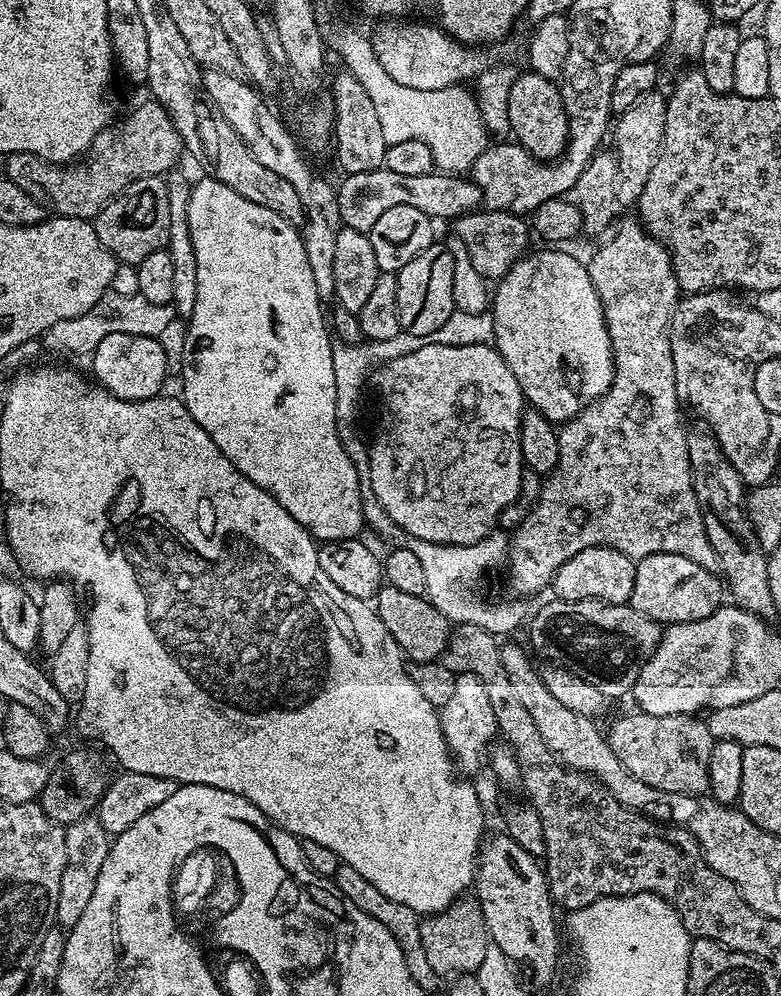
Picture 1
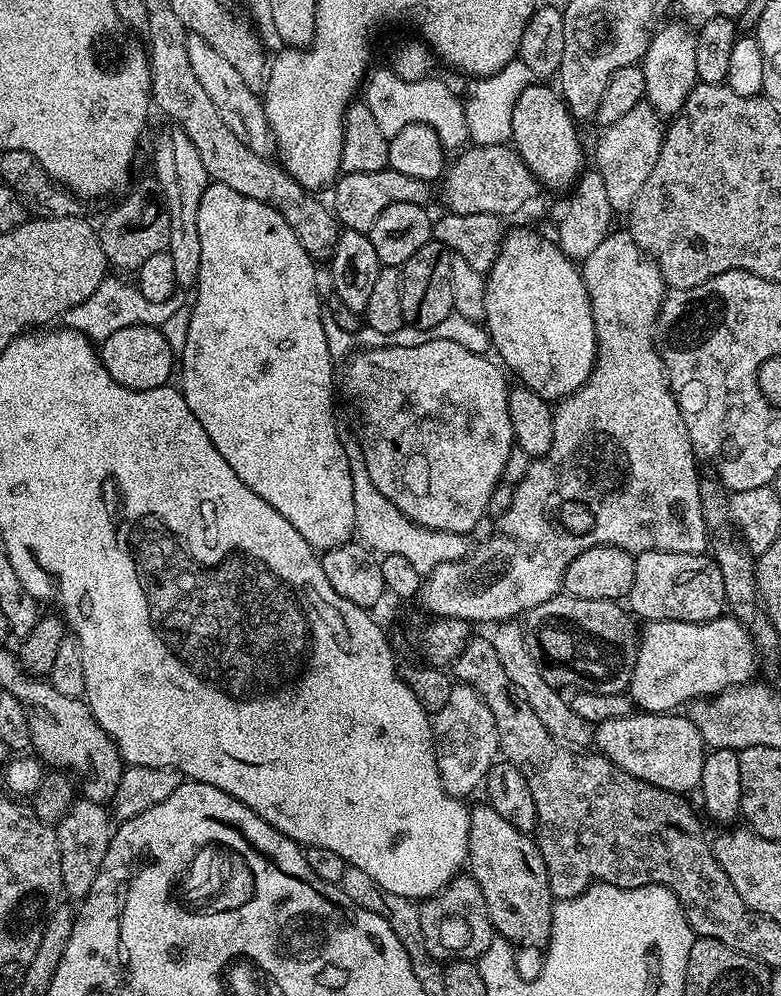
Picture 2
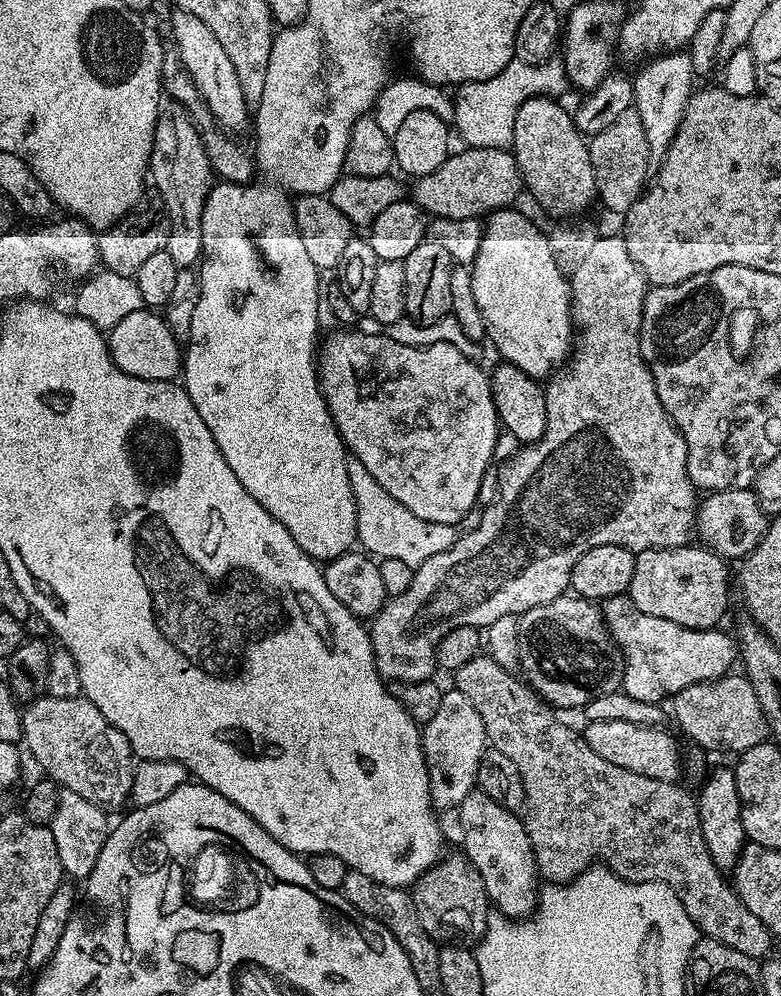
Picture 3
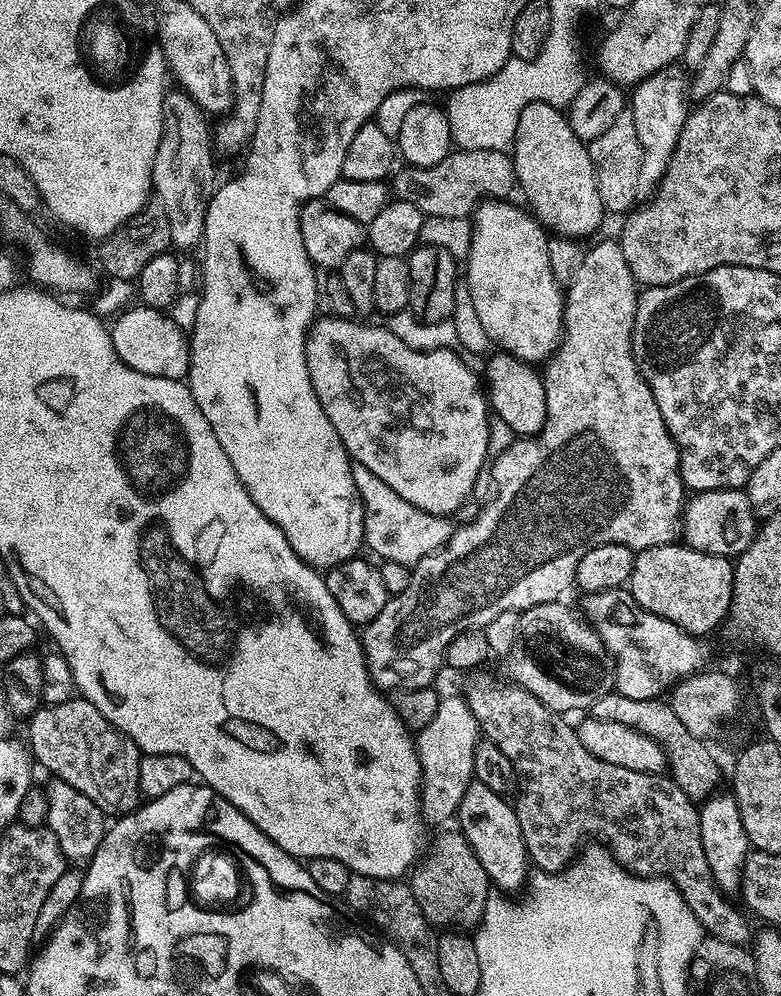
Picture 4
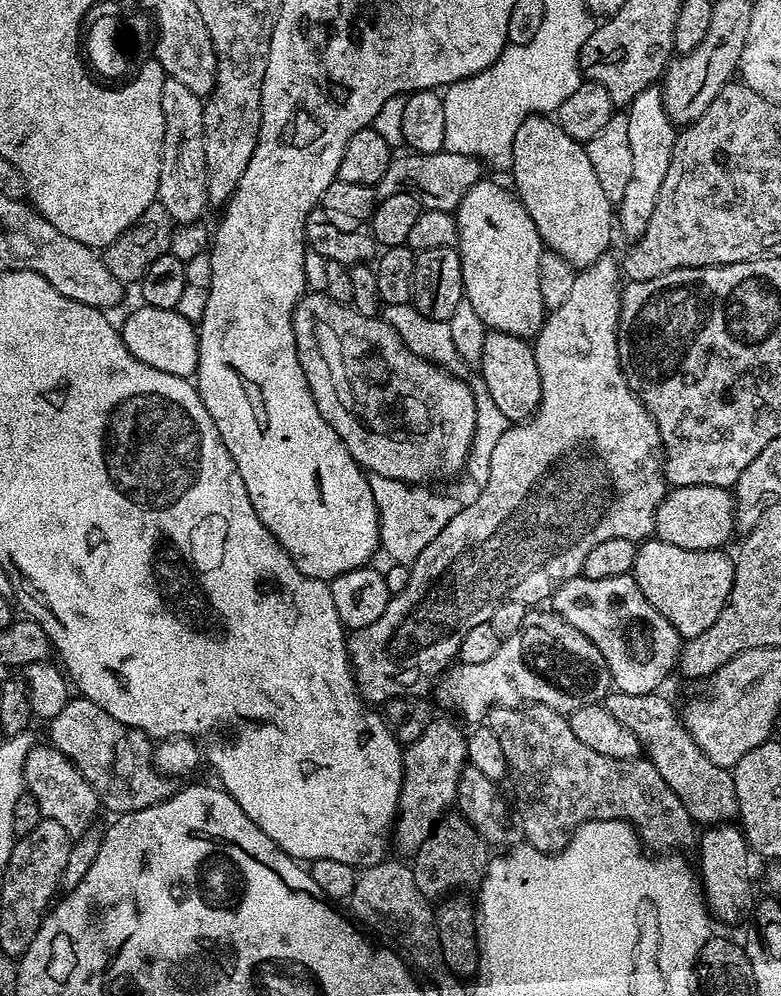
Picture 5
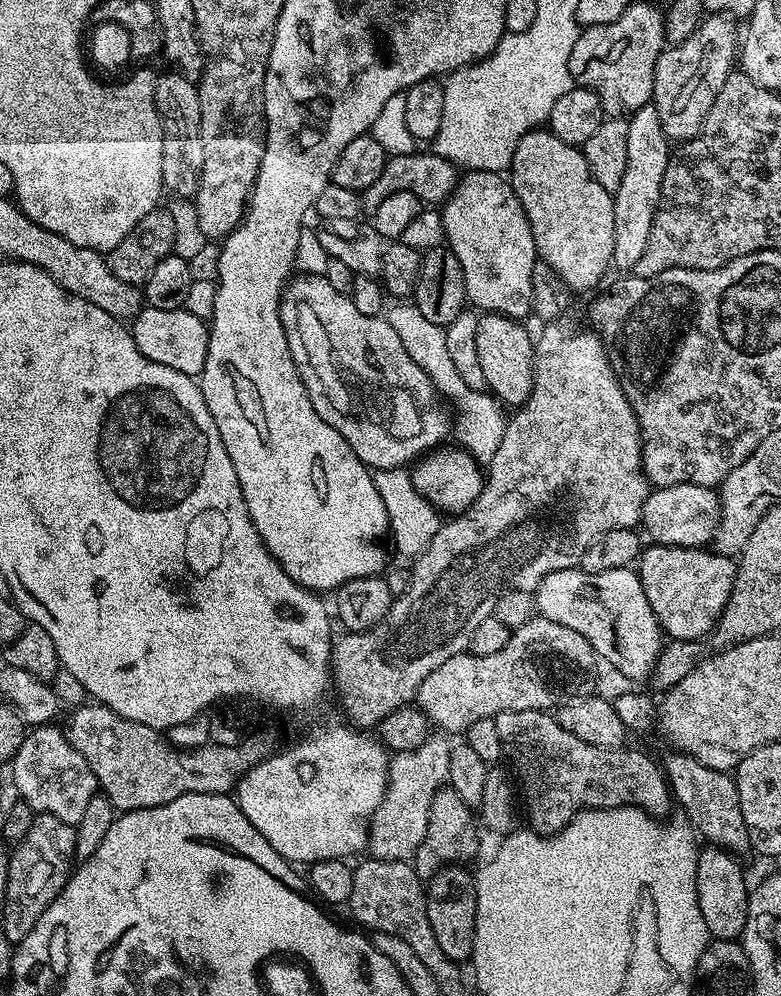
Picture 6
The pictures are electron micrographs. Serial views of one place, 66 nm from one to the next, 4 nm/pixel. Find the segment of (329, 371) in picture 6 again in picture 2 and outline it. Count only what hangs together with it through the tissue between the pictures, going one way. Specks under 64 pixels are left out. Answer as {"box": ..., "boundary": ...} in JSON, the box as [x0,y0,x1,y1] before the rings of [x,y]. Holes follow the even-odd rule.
{"box":[343,340,516,534],"boundary":[[[431,340],[422,342],[422,346],[394,346],[387,343],[383,347],[365,347],[363,350],[357,351],[343,365],[343,367],[345,366],[344,388],[348,391],[349,398],[356,400],[353,402],[352,408],[360,415],[358,441],[366,458],[366,469],[370,472],[370,479],[374,482],[374,486],[410,521],[420,524],[424,528],[433,528],[434,531],[472,534],[472,531],[479,526],[480,519],[487,514],[488,507],[492,504],[492,495],[496,492],[496,483],[503,478],[504,471],[508,468],[508,459],[511,458],[512,452],[514,453],[516,435],[510,426],[509,377],[495,359],[492,361],[488,360],[487,355],[474,354],[474,350],[466,350],[462,346],[458,346],[458,342]]]}

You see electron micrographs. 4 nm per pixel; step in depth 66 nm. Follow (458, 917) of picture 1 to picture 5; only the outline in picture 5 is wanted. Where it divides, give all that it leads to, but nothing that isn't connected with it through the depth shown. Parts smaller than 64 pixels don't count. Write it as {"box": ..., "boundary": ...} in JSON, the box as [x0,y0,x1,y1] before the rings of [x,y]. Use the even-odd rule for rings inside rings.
{"box":[410,814,489,902],"boundary":[[[445,814],[433,824],[432,833],[411,857],[410,867],[418,890],[422,890],[428,901],[436,902],[449,894],[459,893],[456,892],[459,888],[475,889],[488,869],[489,859],[489,845],[481,840],[475,826],[459,814]]]}

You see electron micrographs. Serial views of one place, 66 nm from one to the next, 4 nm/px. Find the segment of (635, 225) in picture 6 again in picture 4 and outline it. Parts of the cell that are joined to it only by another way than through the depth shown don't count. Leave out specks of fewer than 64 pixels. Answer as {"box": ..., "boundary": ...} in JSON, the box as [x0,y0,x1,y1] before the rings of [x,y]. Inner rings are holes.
{"box":[630,67,689,198],"boundary":[[[679,67],[663,68],[661,72],[655,72],[650,78],[646,78],[641,84],[635,85],[630,92],[630,111],[634,118],[634,127],[638,130],[638,146],[642,152],[642,166],[639,167],[638,184],[636,194],[640,198],[651,197],[656,191],[656,185],[666,174],[666,166],[678,146],[678,138],[684,129],[684,123],[688,117],[689,105],[684,105],[686,100],[686,84],[679,80]]]}

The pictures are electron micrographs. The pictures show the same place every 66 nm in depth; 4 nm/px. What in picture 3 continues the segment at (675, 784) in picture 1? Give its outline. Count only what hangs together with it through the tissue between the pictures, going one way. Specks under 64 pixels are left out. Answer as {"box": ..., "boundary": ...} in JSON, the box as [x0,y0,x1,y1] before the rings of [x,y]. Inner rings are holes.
{"box":[583,720,682,781],"boundary":[[[590,720],[583,725],[584,740],[598,754],[606,758],[613,766],[622,766],[622,770],[634,770],[634,774],[646,774],[646,778],[679,781],[682,772],[682,756],[676,740],[665,729],[650,724],[635,724],[625,720]]]}

